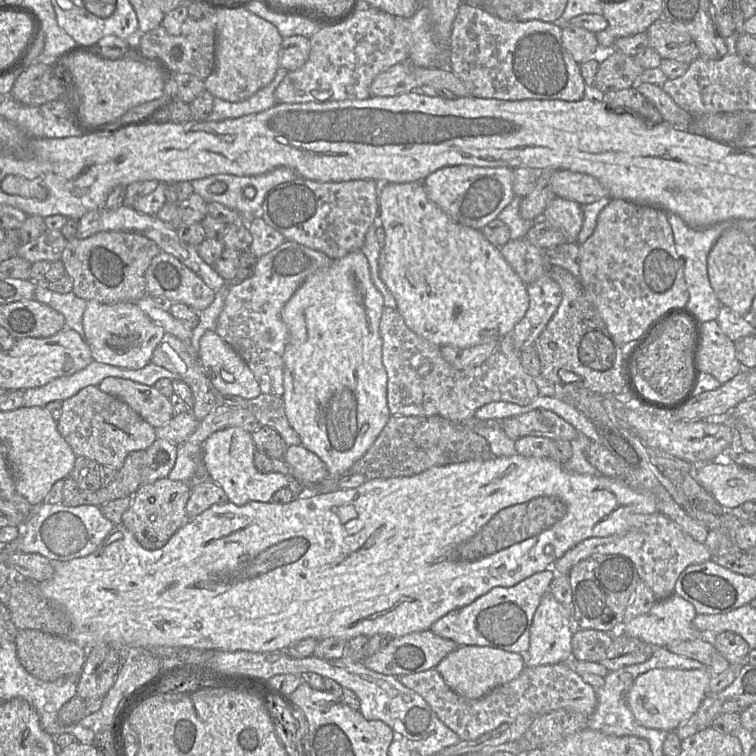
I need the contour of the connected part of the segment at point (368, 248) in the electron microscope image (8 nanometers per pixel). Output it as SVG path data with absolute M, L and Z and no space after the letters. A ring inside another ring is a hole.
M377 215L374 223L370 226L365 235L365 240L360 250L368 260L371 279L377 290L382 295L384 299L384 305L391 308L397 308L396 299L386 287L379 274L379 257L381 246L379 245L376 238L376 230L379 227L381 227L381 221Z

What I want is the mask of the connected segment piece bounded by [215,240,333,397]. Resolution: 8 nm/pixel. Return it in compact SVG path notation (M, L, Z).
M285 240L279 247L258 258L249 278L228 286L228 295L215 331L247 363L261 392L281 397L284 393L283 355L289 340L289 330L281 319L282 308L308 276L328 267L332 261L323 252Z

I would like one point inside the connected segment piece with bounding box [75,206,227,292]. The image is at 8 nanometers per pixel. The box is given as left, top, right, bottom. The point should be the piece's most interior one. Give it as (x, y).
(124, 219)

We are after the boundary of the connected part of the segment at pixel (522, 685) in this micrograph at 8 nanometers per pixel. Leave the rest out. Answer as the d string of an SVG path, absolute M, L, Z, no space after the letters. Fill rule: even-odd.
M566 663L525 666L517 678L497 686L478 699L469 699L452 691L435 668L402 675L398 679L405 687L419 694L461 741L475 740L503 723L513 722L521 714L542 716L554 710L565 709L589 718L598 703L595 688L585 683Z

